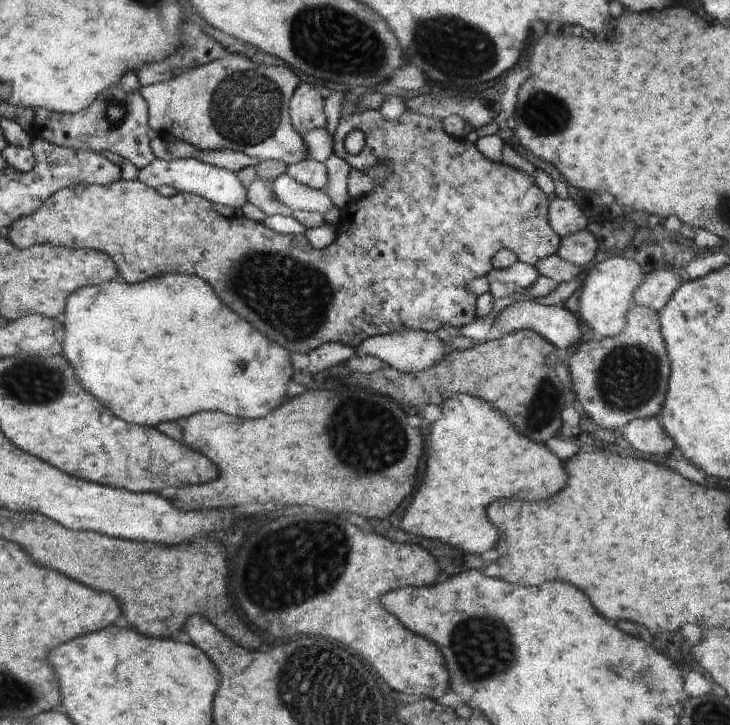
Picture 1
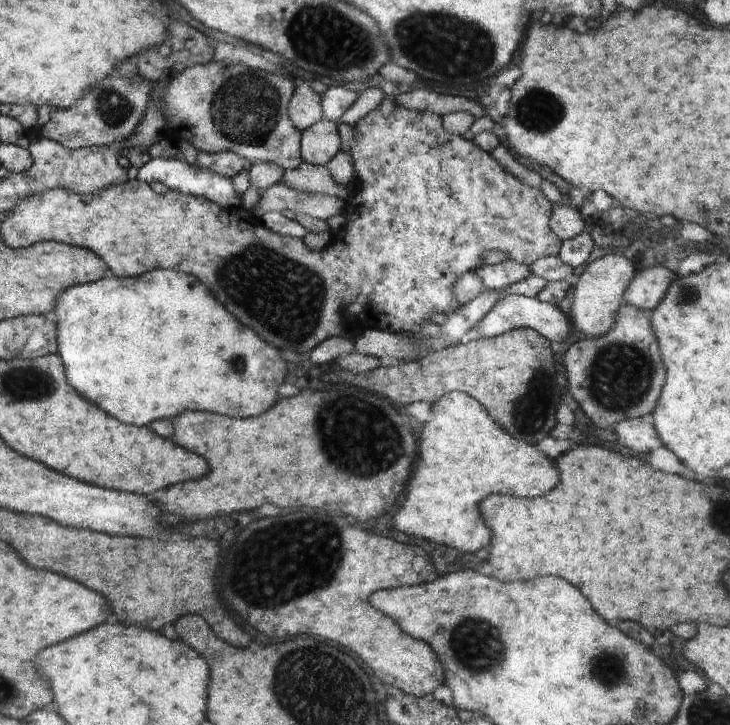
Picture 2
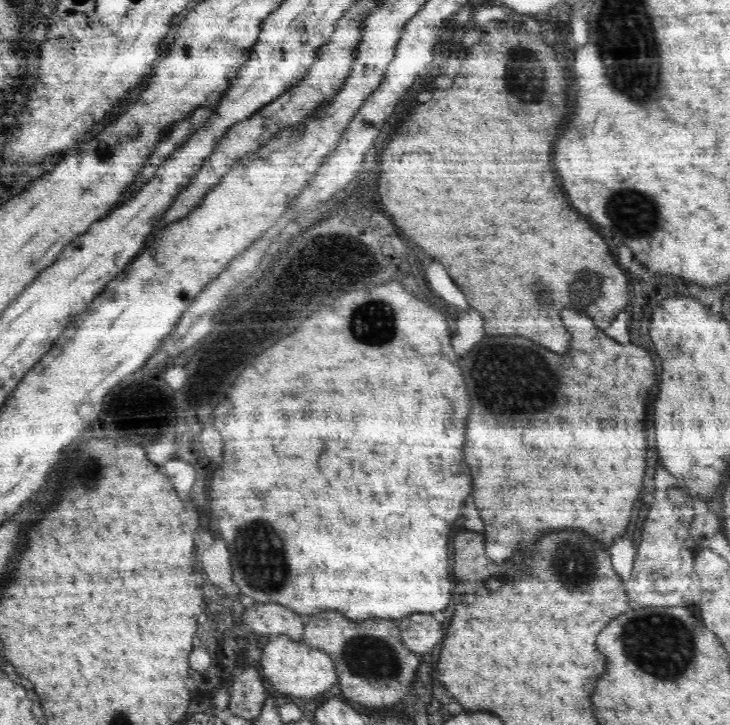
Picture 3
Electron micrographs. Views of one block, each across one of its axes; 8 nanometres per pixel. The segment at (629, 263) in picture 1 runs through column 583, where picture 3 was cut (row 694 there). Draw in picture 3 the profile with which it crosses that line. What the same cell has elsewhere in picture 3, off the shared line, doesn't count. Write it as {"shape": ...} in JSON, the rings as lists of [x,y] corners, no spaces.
{"shape":[[[280,635],[268,641],[260,658],[260,668],[263,677],[275,691],[289,698],[300,698],[301,702],[327,696],[337,679],[335,665],[326,651],[312,649],[302,640],[294,641],[288,635]]]}

